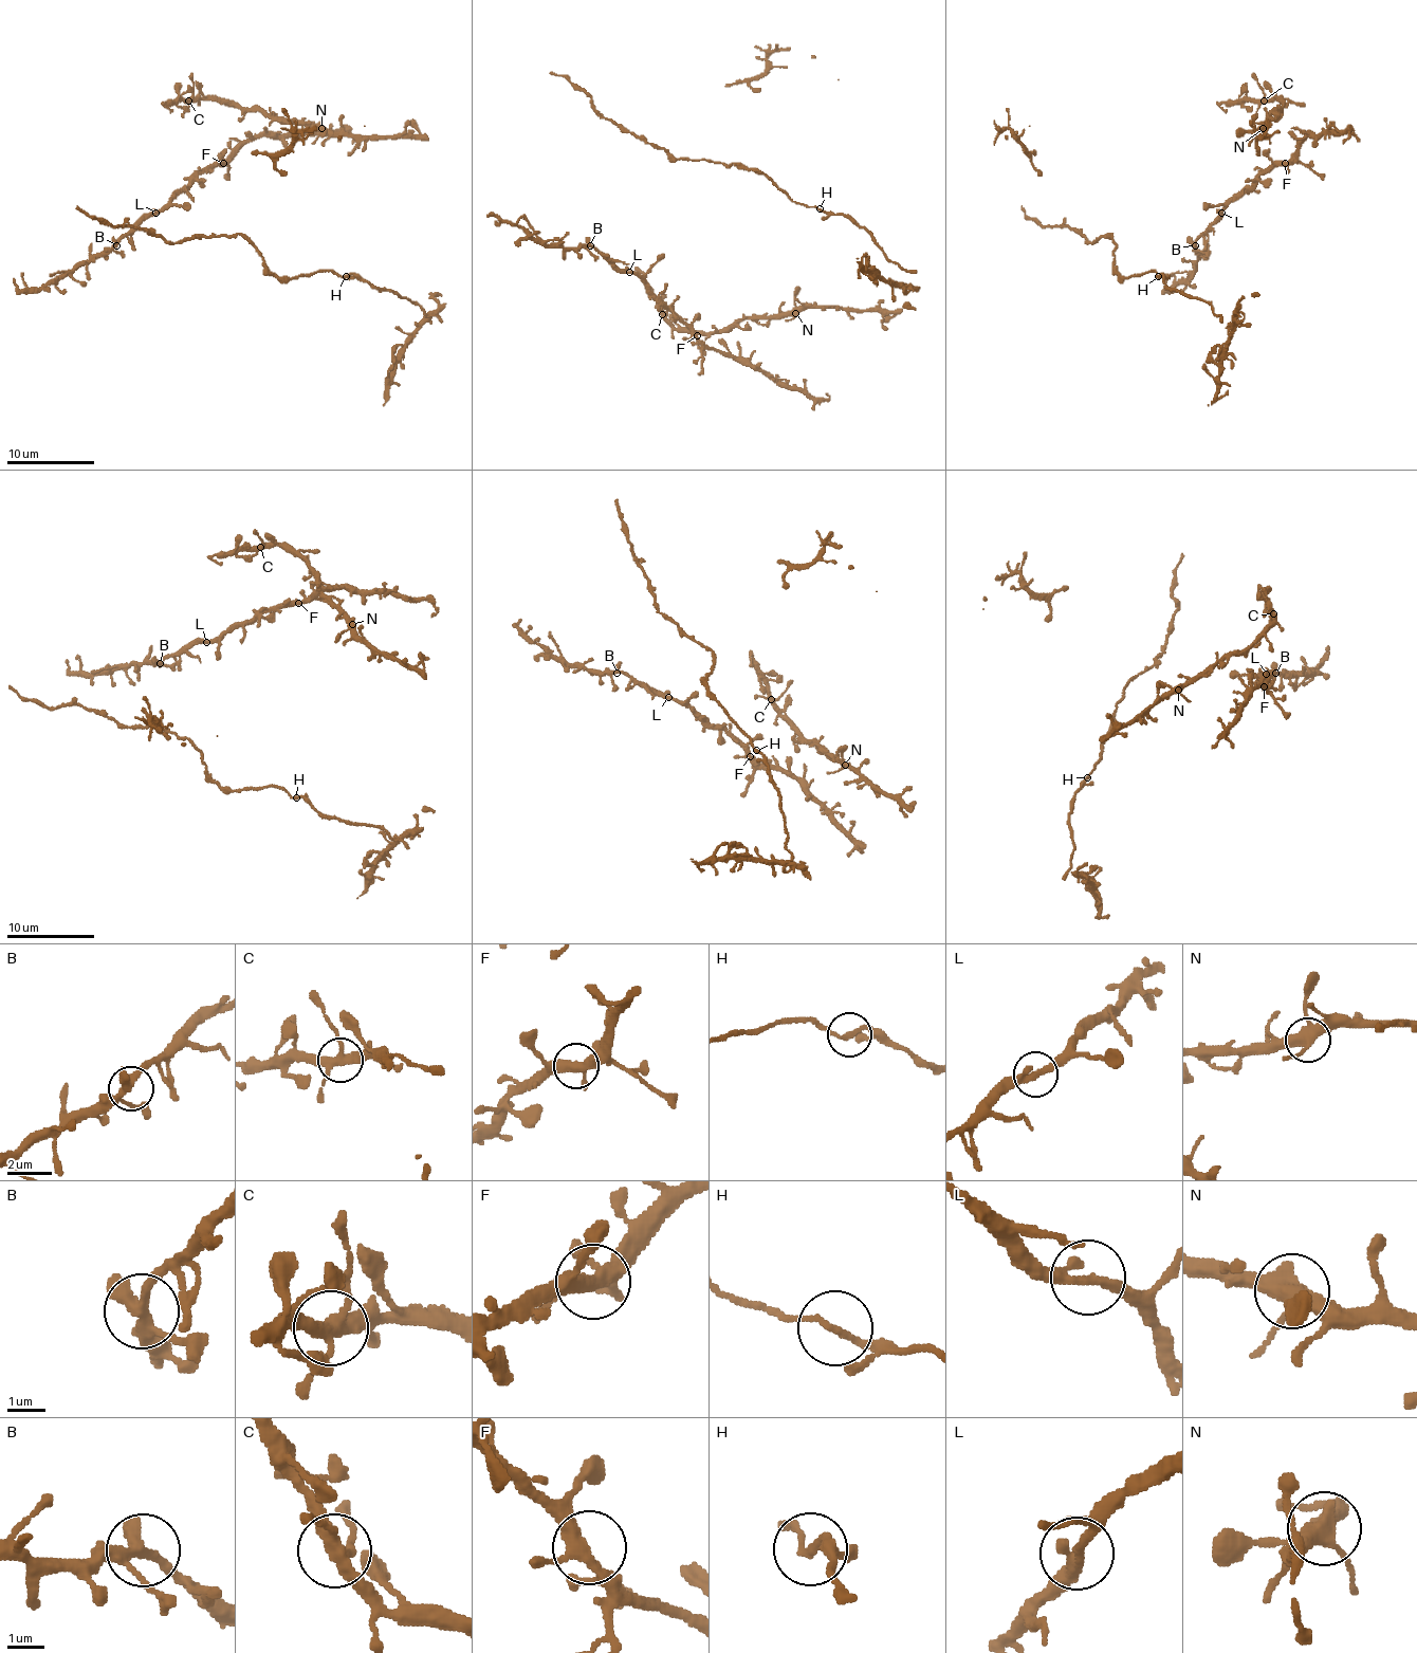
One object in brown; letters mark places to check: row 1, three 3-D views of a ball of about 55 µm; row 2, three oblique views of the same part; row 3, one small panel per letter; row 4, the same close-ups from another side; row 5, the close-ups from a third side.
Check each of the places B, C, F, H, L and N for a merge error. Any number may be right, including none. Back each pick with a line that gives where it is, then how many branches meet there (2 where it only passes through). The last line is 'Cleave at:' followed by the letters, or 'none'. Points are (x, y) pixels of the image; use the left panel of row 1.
Cleave at: none

